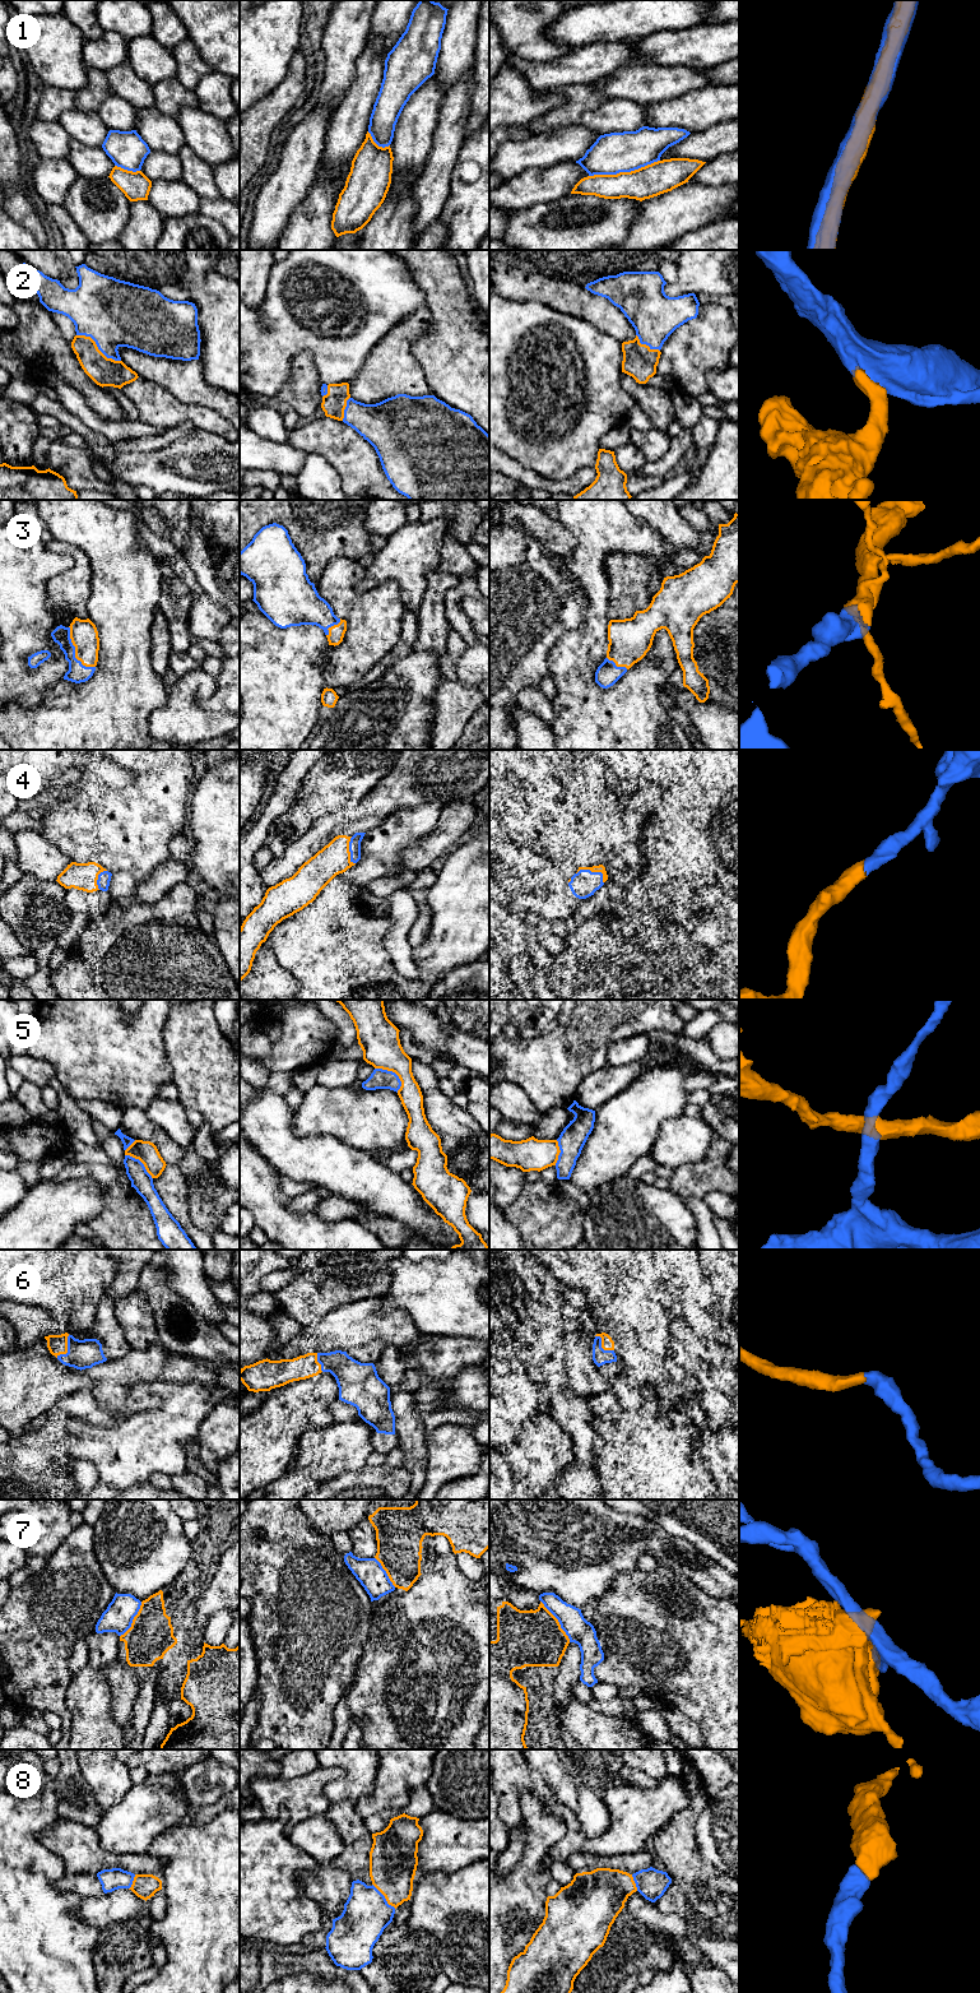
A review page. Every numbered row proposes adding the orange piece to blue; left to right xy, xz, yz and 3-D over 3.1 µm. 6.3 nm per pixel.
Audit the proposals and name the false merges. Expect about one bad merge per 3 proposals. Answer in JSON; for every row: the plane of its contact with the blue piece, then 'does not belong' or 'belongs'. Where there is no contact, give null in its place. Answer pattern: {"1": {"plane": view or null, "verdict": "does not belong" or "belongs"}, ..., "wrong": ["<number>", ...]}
{"1": {"plane": "yz", "verdict": "does not belong"}, "2": {"plane": "xy", "verdict": "belongs"}, "3": {"plane": "xy", "verdict": "belongs"}, "4": {"plane": "yz", "verdict": "belongs"}, "5": {"plane": "xz", "verdict": "does not belong"}, "6": {"plane": "xy", "verdict": "belongs"}, "7": {"plane": "yz", "verdict": "does not belong"}, "8": {"plane": "xz", "verdict": "belongs"}, "wrong": ["1", "5", "7"]}

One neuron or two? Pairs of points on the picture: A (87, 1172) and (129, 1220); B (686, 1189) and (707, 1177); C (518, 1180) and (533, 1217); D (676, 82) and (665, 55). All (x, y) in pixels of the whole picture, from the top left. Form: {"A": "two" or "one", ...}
{"A": "one", "B": "one", "C": "two", "D": "two"}

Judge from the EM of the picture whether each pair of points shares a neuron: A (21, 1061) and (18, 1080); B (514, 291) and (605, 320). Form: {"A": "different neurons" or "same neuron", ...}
{"A": "different neurons", "B": "same neuron"}

